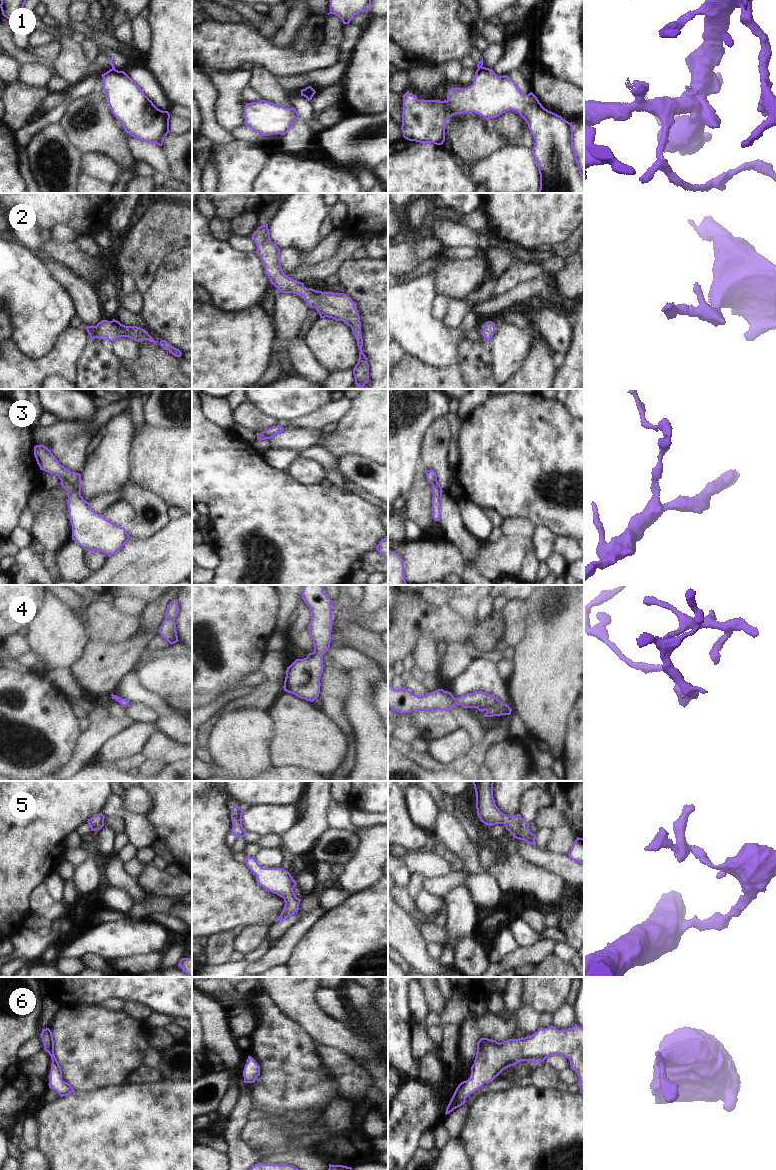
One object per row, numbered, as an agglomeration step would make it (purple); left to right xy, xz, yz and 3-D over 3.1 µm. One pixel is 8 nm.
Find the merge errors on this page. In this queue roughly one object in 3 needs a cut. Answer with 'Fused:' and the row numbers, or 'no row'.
Fused: 1, 3

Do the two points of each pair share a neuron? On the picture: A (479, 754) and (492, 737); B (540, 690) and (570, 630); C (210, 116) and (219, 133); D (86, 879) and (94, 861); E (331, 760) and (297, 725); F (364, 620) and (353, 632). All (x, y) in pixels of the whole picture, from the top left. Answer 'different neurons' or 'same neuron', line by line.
A: same neuron
B: same neuron
C: same neuron
D: same neuron
E: same neuron
F: different neurons

